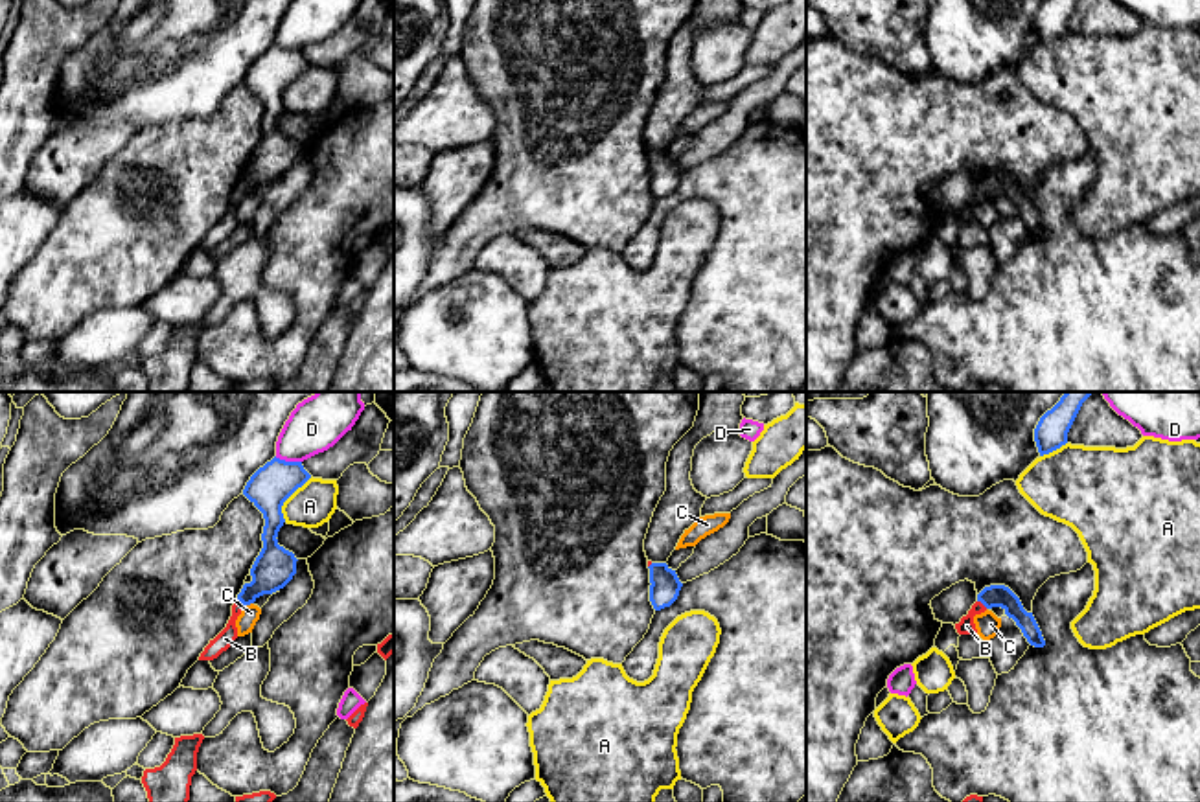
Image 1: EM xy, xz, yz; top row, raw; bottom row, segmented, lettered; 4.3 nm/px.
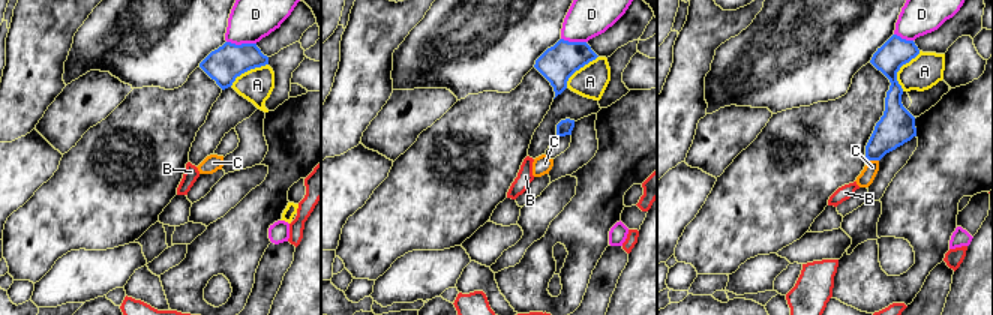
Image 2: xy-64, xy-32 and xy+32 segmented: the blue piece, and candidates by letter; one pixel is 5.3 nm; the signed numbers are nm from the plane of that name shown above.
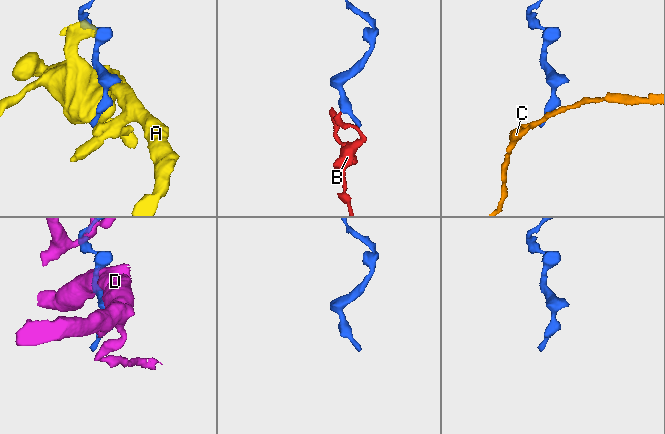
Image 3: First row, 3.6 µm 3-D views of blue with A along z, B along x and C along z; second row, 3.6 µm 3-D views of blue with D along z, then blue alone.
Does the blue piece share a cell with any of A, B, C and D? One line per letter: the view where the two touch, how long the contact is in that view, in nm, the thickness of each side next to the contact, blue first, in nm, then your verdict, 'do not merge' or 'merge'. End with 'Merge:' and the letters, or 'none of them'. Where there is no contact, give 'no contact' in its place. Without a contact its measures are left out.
A: meets blue in xy; contact 240 nm long; 180 nm thick on the blue side, 190 nm on the other; do not merge
B: meets blue in yz; contact 60 nm long; 100 nm thick on the blue side, 70 nm on the other; merge
C: meets blue in xy; contact 40 nm long; 180 nm thick on the blue side, 90 nm on the other; do not merge
D: meets blue in xy; contact 120 nm long; 180 nm thick on the blue side, 200 nm on the other; do not merge
Merge: B

